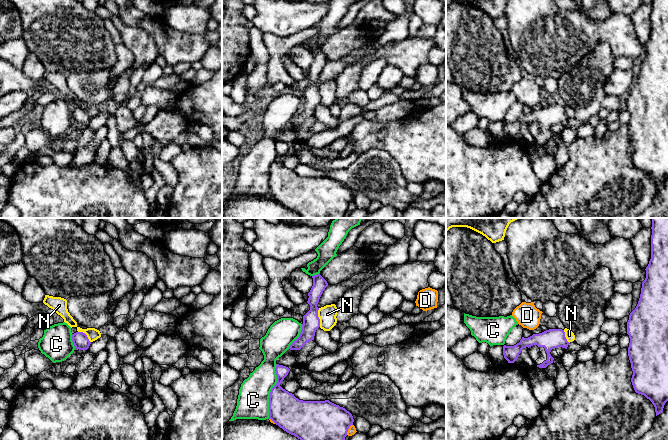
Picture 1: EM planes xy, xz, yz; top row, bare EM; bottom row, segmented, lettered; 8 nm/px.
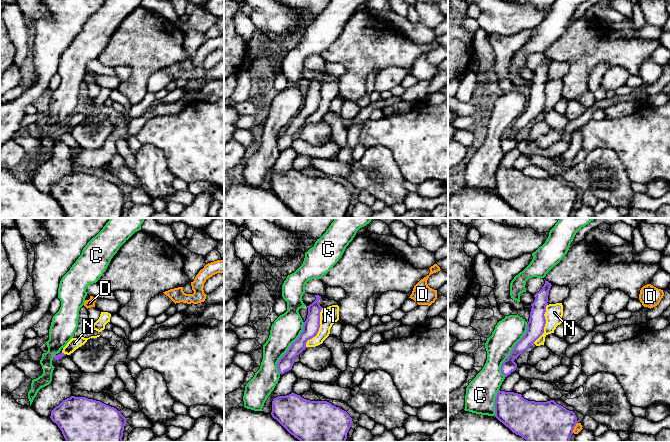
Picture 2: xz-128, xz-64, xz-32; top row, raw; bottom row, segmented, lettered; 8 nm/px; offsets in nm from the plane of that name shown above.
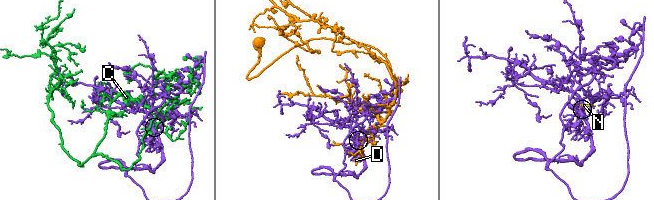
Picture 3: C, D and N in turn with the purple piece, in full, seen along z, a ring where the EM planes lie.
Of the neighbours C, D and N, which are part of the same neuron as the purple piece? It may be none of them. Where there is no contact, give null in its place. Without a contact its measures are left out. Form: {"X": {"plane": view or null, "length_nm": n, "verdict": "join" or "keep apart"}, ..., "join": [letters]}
{"C": {"plane": "xz", "length_nm": 440, "verdict": "keep apart"}, "D": {"plane": "xz", "length_nm": 100, "verdict": "keep apart"}, "N": {"plane": "xz", "length_nm": 150, "verdict": "keep apart"}, "join": []}

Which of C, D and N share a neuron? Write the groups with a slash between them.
C / D / N

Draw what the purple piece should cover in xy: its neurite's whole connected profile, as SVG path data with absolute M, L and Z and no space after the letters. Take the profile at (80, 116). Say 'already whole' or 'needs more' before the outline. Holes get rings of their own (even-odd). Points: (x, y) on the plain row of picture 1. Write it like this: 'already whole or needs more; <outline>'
already whole; M76 108L72 111L72 117L75 125L87 126L91 120L87 111L83 108Z

